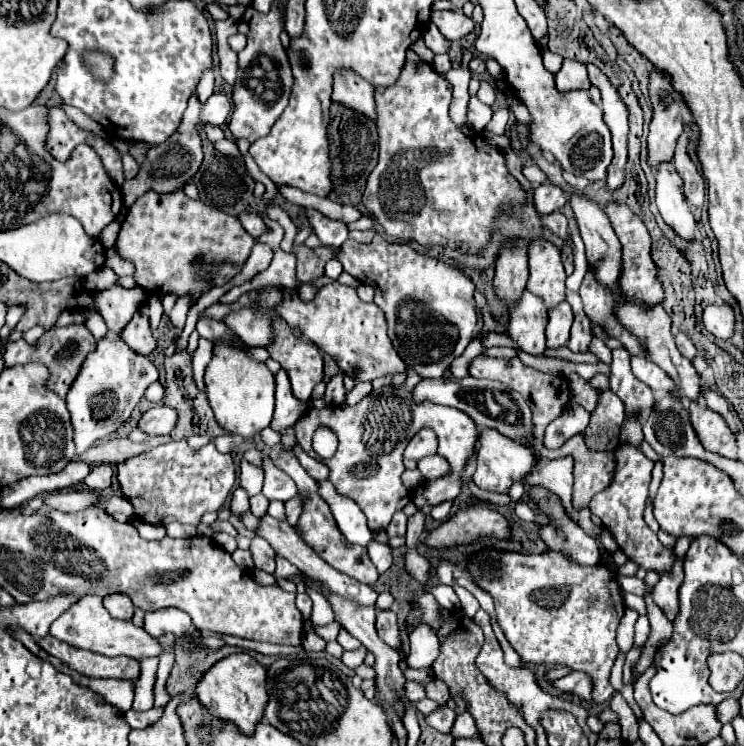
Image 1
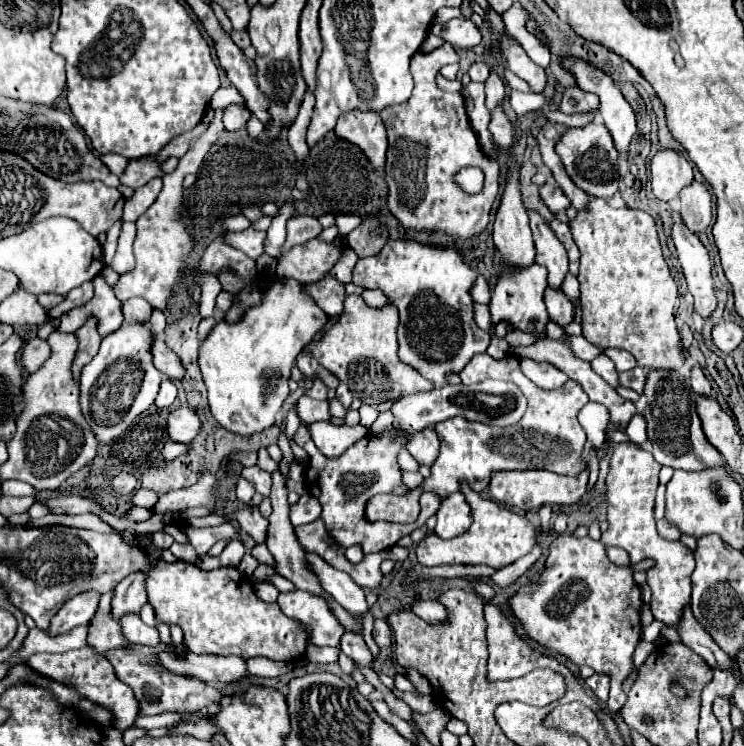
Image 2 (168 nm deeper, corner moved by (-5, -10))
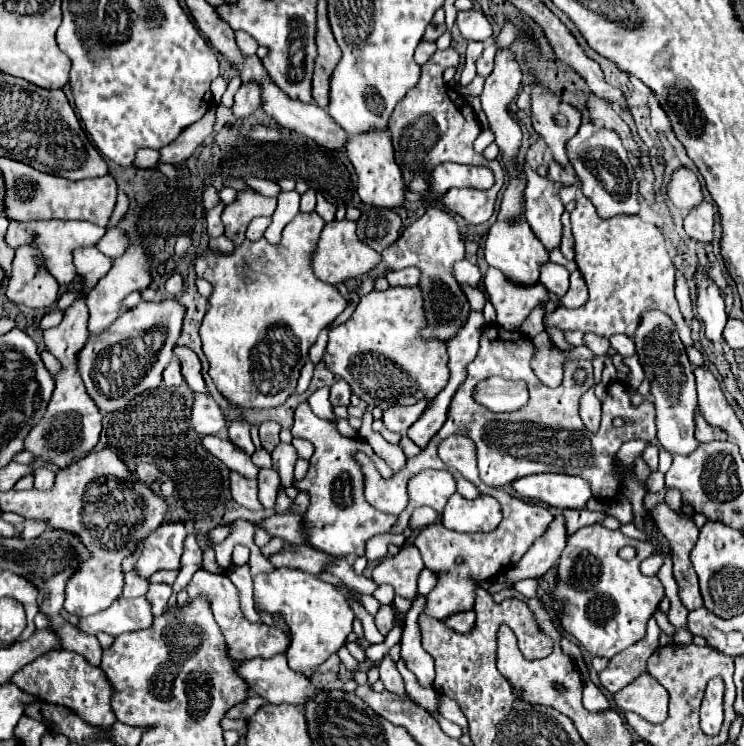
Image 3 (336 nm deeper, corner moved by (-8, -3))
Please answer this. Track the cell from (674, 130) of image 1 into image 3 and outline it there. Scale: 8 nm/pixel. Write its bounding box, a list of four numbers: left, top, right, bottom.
[668,168,704,210]

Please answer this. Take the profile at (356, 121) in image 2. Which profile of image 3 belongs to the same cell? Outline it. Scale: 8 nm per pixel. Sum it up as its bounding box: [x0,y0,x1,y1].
[346,132,408,210]

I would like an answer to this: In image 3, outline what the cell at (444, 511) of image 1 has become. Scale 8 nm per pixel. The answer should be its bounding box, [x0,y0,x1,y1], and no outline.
[442,492,502,532]

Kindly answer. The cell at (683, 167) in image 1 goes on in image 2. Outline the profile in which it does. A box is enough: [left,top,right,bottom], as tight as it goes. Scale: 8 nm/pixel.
[679,179,711,233]

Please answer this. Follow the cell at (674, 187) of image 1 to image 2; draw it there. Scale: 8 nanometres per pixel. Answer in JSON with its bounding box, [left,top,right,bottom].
[671,211,717,317]

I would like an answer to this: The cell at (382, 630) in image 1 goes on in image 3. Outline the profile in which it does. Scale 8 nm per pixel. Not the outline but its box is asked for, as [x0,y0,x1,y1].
[374,606,394,634]

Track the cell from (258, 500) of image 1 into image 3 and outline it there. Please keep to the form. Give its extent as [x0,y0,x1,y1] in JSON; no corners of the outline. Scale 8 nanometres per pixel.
[258,468,280,508]

